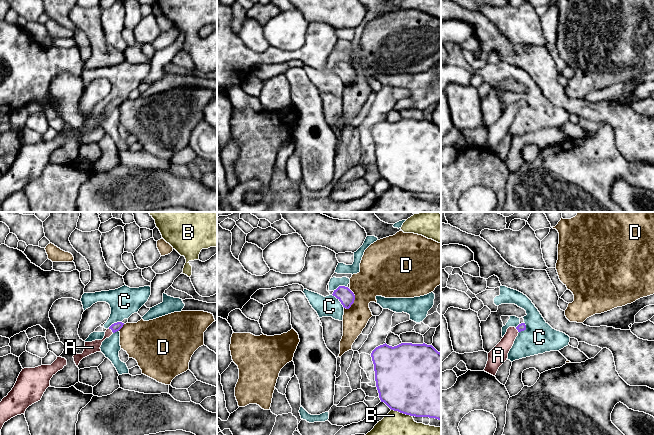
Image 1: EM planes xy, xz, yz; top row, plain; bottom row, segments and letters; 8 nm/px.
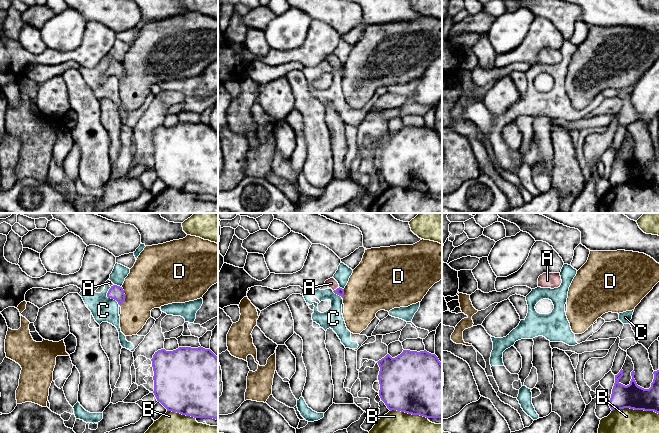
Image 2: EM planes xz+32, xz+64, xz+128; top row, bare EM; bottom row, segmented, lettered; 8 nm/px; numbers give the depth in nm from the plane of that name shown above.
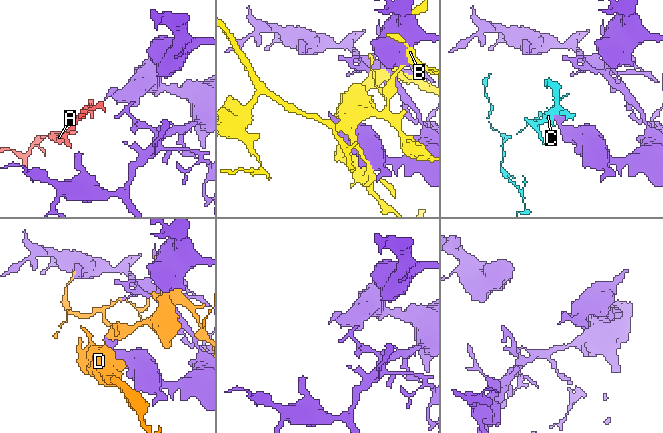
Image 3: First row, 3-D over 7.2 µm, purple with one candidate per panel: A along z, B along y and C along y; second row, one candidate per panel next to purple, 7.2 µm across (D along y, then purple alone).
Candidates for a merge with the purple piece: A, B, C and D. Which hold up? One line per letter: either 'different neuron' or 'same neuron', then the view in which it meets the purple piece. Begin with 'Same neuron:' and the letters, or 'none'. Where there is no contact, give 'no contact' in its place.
Same neuron: A
A: same neuron | xy
B: different neuron | xz
C: different neuron | xz
D: different neuron | xz

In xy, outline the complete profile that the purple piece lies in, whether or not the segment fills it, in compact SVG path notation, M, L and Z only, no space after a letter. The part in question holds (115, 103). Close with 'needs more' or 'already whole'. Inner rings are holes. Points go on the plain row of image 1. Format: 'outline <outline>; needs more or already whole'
outline M117 98L117 99L114 99L112 100L105 108L105 112L102 116L95 116L95 117L92 117L92 118L85 118L85 124L84 124L84 127L82 130L77 130L74 128L74 138L76 140L76 142L78 143L80 137L91 131L91 130L94 130L96 128L101 128L101 121L102 121L102 118L106 115L106 114L109 114L113 109L119 107L122 103L123 103L124 99L122 98Z; needs more

